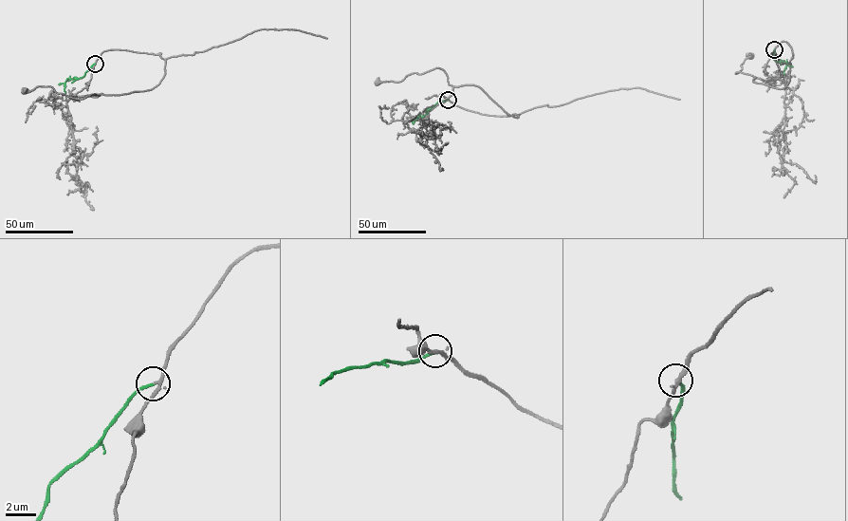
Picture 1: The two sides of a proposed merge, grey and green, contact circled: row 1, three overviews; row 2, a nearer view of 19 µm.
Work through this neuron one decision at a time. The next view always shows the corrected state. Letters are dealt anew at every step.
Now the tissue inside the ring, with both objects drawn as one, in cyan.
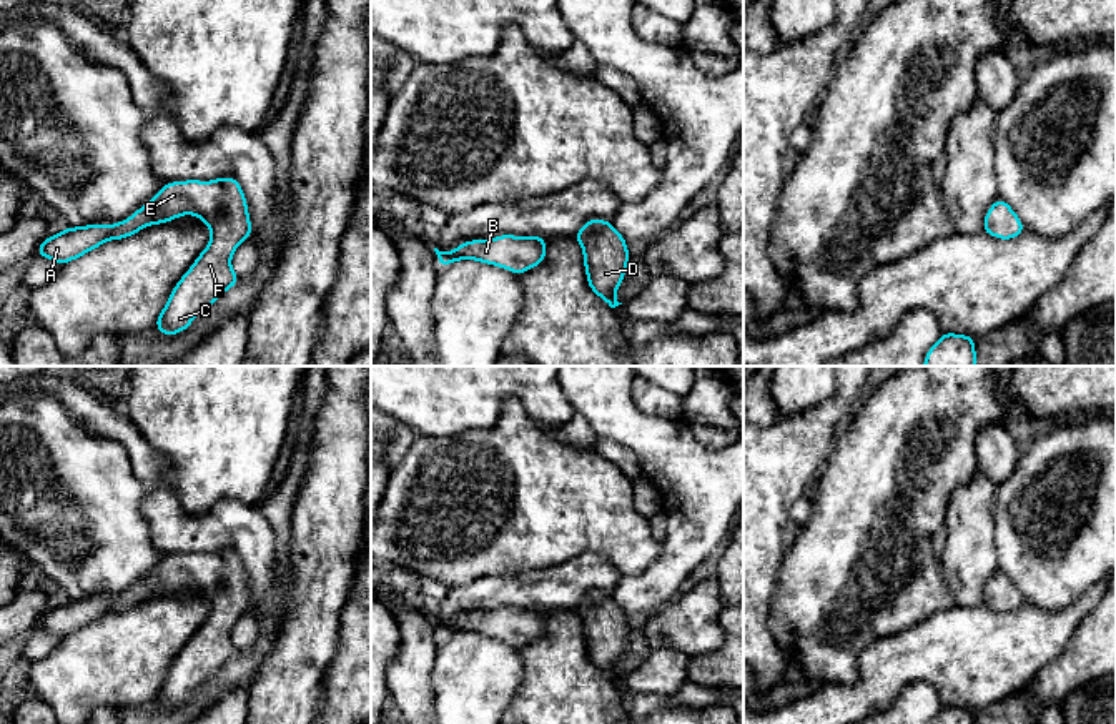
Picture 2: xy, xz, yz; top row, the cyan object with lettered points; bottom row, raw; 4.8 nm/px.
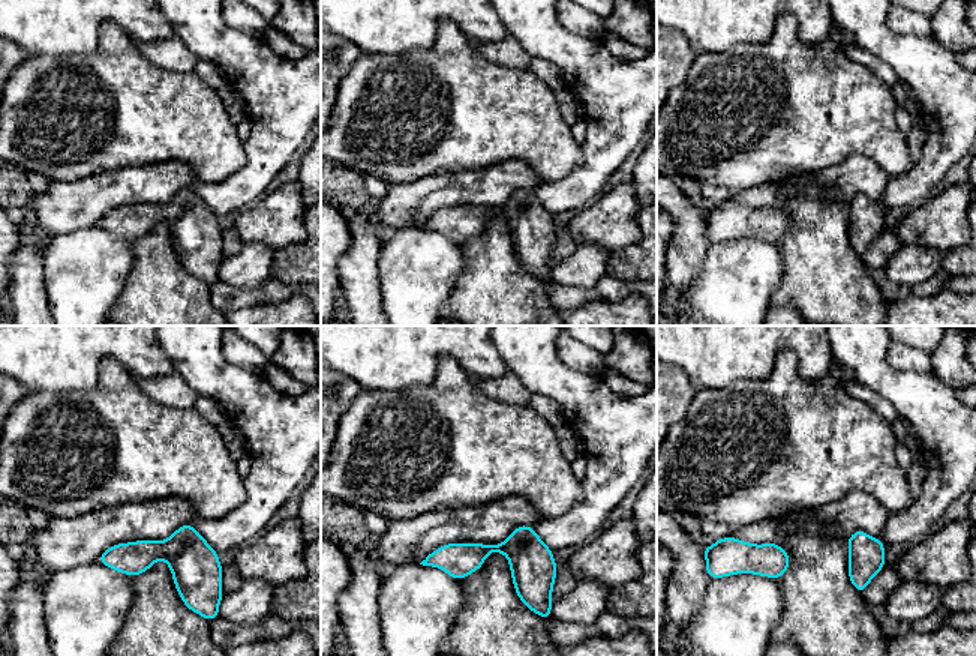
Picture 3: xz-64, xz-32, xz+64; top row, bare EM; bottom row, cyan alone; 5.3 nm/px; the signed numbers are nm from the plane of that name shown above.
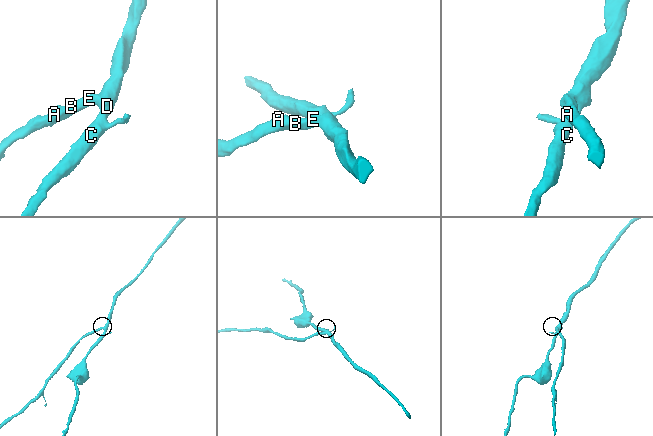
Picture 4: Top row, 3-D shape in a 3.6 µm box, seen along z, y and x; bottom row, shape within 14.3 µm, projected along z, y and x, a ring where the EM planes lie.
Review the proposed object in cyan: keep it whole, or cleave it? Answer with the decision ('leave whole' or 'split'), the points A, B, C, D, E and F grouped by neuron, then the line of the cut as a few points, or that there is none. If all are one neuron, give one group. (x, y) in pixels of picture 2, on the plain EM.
leave whole | A B C D E F | no cut

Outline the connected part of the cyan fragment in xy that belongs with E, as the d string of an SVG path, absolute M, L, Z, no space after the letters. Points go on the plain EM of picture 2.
M236 551L165 556L130 591L115 598L68 599L65 604L45 611L35 627L67 637L108 612L128 611L150 598L173 594L181 588L195 588L205 594L211 612L175 657L155 696L155 701L165 709L173 709L185 704L201 684L241 652L231 641L231 629L251 609L251 594Z

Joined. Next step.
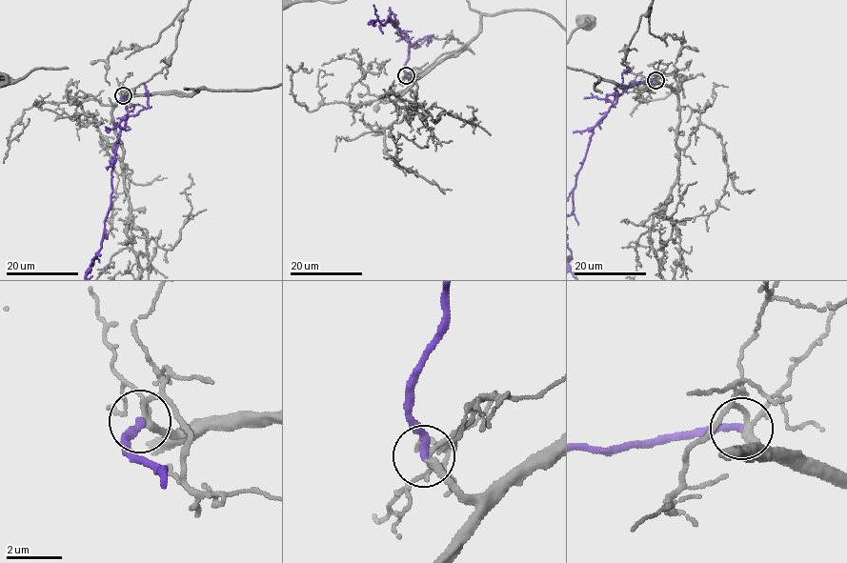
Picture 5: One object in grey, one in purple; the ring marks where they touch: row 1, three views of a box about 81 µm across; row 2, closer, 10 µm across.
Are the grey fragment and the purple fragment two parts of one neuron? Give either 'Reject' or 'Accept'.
Accept

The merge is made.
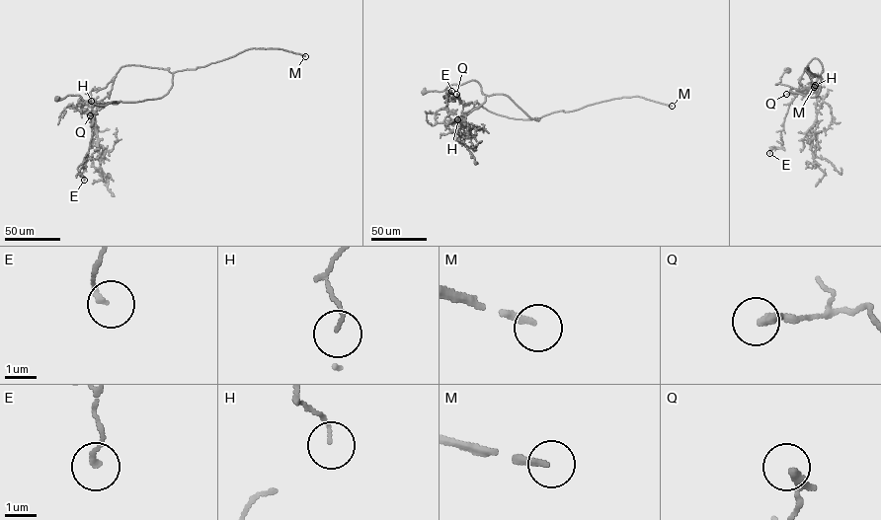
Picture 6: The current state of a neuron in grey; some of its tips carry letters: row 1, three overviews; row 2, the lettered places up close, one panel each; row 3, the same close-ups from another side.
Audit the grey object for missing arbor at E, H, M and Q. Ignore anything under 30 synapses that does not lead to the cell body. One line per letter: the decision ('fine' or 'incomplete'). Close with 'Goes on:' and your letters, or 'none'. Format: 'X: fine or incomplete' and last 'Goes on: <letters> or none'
E: fine
H: fine
M: incomplete
Q: fine
Goes on: M

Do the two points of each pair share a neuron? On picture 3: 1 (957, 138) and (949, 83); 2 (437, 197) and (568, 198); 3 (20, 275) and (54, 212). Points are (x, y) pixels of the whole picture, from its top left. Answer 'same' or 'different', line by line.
1: same
2: different
3: different

